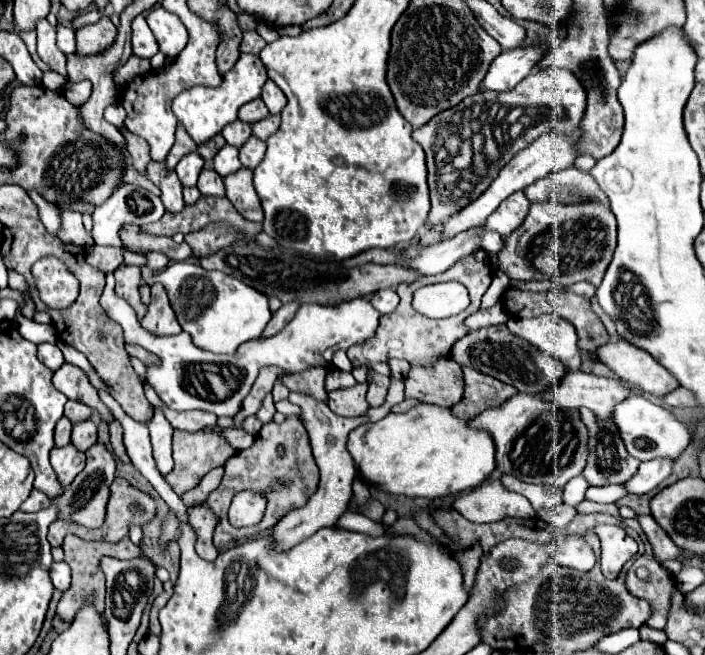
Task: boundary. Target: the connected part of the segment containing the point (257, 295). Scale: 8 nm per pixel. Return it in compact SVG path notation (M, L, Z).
M171 262L163 272L155 274L155 282L165 286L171 308L181 328L191 334L193 344L215 354L233 354L239 344L259 338L271 320L269 300L263 292L219 270L205 270L189 262Z

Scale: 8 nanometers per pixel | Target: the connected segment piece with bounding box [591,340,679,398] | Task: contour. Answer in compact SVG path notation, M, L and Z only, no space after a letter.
M625 340L603 344L599 350L591 352L591 358L603 362L625 384L639 388L645 394L661 398L679 386L679 382L673 380L673 376L661 364L657 364L645 350L635 348Z

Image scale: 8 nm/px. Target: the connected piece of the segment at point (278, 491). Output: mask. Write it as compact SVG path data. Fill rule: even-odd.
M289 416L283 424L275 424L275 422L265 424L261 428L261 432L255 436L255 442L251 448L239 450L235 456L231 456L225 462L225 476L223 476L219 488L215 488L207 498L209 508L219 518L215 534L213 534L213 544L217 546L217 550L223 550L237 542L247 542L247 540L259 538L257 534L275 526L281 520L281 516L305 506L307 500L313 496L313 492L317 492L317 480L319 480L317 464L313 460L313 454L309 448L309 438L307 438L301 418ZM279 444L285 446L285 456L277 454ZM243 490L253 490L253 492L259 490L267 500L267 510L265 510L263 520L257 526L235 528L235 526L231 526L231 522L227 518L227 510L229 510L233 496Z

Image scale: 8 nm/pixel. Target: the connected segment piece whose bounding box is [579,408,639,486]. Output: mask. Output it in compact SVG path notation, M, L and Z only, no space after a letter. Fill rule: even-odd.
M581 408L581 420L589 430L589 456L587 456L587 466L583 468L583 476L591 486L607 486L607 484L625 484L625 480L631 480L639 468L639 460L629 456L623 440L619 438L617 426L611 420L597 420L593 412L587 408Z

